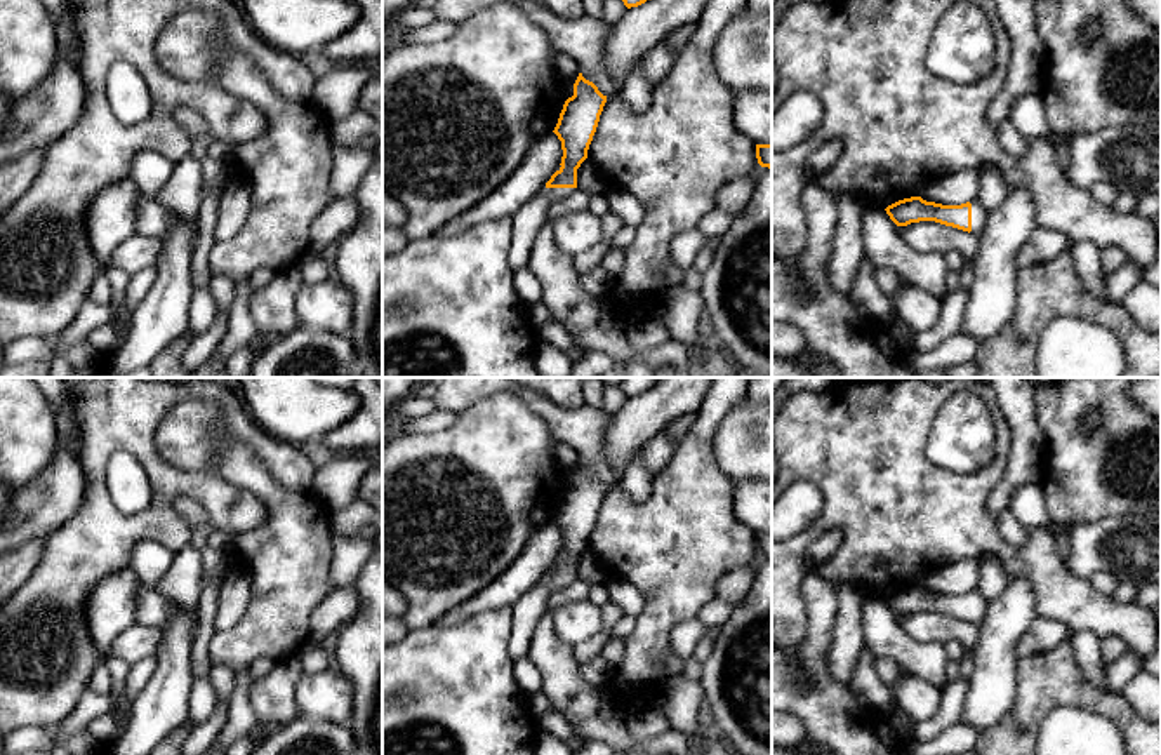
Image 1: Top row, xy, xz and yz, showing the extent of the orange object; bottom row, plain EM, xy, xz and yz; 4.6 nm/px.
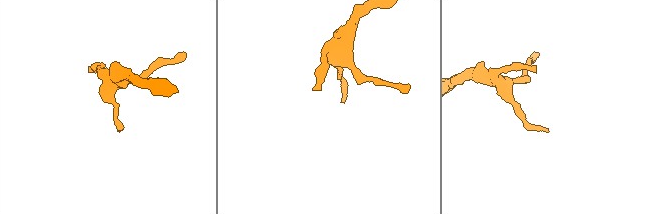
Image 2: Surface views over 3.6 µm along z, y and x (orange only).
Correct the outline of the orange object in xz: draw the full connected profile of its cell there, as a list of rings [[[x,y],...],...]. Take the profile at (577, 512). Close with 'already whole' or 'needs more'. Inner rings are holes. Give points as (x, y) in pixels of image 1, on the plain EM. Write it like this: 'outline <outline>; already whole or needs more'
outline [[[579,463],[574,473],[574,485],[565,491],[553,520],[561,531],[561,557],[511,607],[508,651],[514,661],[528,658],[532,633],[541,618],[549,612],[551,595],[567,588],[577,578],[577,558],[587,548],[605,492],[607,485]]]; needs more

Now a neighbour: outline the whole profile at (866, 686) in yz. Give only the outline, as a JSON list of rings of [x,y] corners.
[[[864,647],[859,661],[855,663],[848,687],[862,705],[867,705],[876,713],[890,710],[893,698],[892,691],[881,684],[876,671],[876,658],[867,647]]]

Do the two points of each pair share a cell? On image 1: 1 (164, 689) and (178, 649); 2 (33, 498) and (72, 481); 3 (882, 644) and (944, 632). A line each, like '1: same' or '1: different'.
1: same
2: same
3: different

